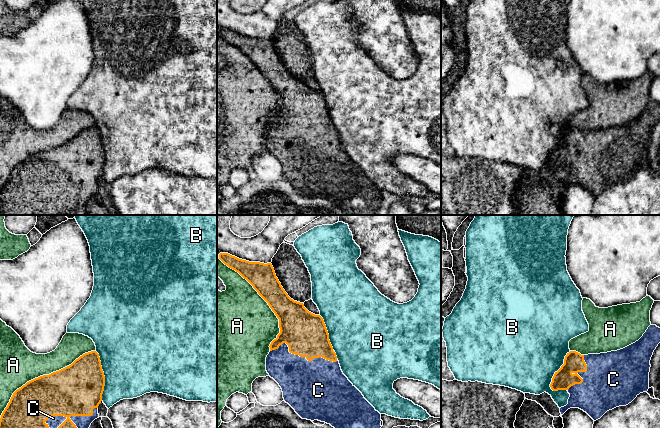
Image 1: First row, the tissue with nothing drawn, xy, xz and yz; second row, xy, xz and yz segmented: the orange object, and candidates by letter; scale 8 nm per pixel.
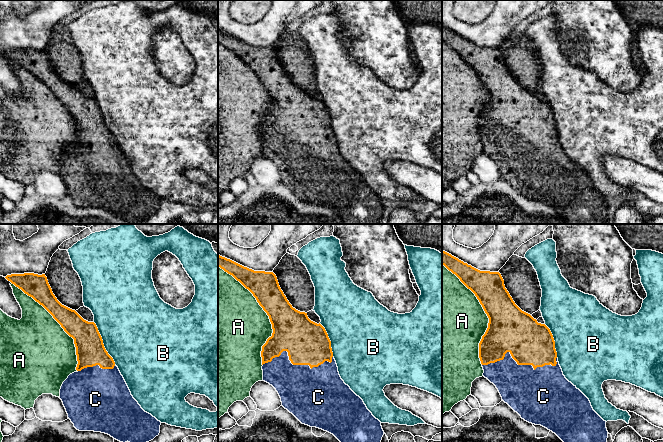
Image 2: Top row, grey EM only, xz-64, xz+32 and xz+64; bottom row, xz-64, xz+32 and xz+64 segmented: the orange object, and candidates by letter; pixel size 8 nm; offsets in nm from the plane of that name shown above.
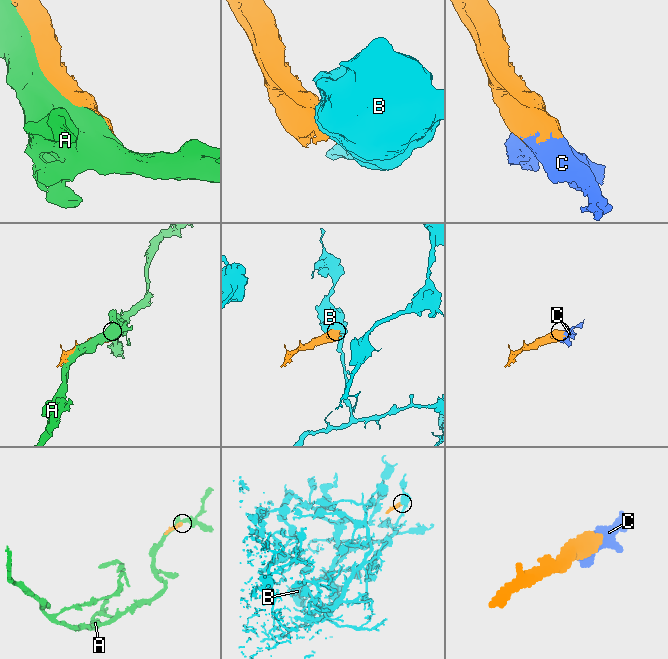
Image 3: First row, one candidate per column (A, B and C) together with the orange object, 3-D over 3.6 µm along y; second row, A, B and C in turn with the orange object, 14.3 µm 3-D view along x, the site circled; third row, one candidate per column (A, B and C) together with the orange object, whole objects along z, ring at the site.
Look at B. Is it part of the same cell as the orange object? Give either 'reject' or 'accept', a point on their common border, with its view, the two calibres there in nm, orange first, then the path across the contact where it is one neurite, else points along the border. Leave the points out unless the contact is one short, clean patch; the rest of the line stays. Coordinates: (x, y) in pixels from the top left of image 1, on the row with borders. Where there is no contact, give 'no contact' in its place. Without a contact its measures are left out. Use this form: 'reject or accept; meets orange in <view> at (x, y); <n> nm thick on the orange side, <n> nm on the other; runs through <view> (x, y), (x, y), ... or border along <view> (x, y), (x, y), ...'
reject; meets orange in yz at (557, 371); 170 nm thick on the orange side, 480 nm on the other

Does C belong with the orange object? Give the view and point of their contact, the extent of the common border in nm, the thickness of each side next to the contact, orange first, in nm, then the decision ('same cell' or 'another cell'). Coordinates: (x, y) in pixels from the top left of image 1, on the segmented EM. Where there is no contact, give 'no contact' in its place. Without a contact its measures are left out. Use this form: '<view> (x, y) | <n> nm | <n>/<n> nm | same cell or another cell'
xy (72, 415) | 440 nm | 400/100 nm | same cell

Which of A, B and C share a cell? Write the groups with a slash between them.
A / B / C

